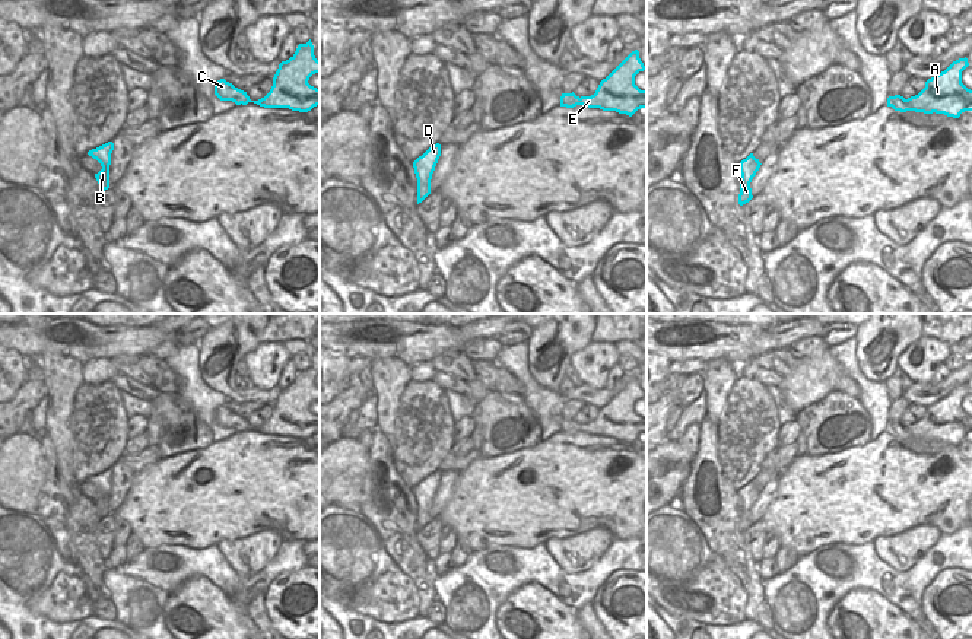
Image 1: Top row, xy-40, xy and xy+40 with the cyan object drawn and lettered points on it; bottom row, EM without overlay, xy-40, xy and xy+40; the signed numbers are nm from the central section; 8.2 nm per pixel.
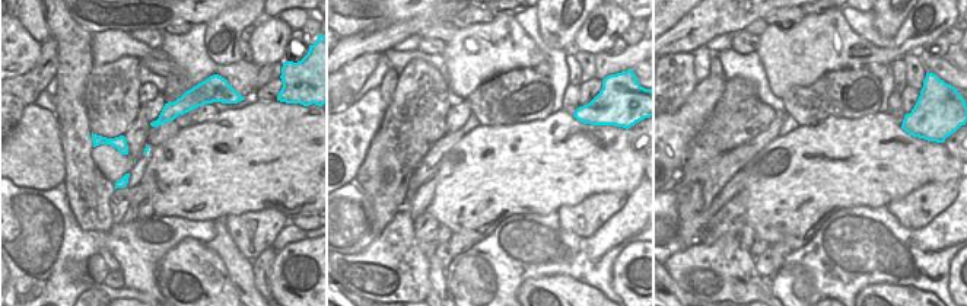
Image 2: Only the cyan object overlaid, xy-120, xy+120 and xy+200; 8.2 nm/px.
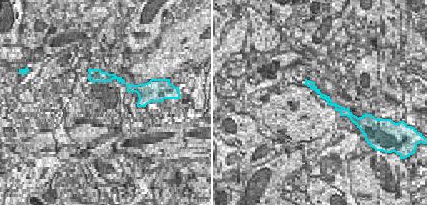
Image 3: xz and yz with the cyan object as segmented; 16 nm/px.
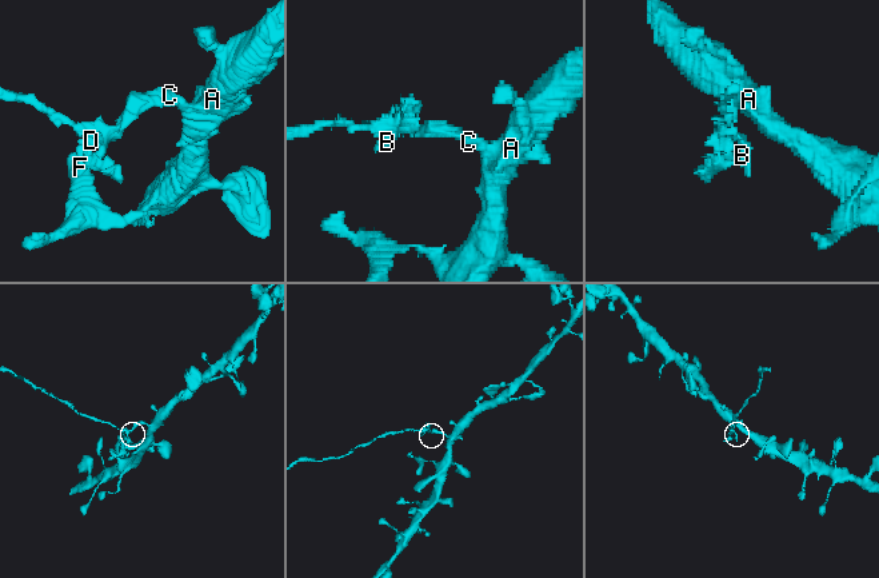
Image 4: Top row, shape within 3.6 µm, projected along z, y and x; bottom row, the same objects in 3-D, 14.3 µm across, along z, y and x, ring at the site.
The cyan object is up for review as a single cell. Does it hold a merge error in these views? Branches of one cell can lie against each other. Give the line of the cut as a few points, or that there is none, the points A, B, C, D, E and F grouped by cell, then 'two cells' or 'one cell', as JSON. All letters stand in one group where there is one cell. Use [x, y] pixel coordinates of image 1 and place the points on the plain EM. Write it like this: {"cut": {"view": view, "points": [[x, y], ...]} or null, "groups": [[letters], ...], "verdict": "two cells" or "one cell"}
{"cut": {"view": "xy", "points": [[581, 425], [564, 432]]}, "groups": [["A", "E"], ["B", "C", "D", "F"]], "verdict": "two cells"}

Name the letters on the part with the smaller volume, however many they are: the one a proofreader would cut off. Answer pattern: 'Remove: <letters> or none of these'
Remove: B, C, D, F.

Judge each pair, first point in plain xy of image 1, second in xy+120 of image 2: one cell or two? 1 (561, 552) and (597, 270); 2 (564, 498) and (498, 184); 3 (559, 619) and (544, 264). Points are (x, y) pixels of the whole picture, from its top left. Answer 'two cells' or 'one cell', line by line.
1: two cells
2: one cell
3: two cells

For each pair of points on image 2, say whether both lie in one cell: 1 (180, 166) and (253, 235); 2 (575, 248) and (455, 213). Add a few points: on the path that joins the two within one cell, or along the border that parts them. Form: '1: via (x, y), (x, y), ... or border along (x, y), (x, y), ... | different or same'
1: border along (264, 207), (255, 212), (229, 213), (222, 217) | different
2: border along (530, 213), (508, 216), (487, 236), (474, 244) | different

